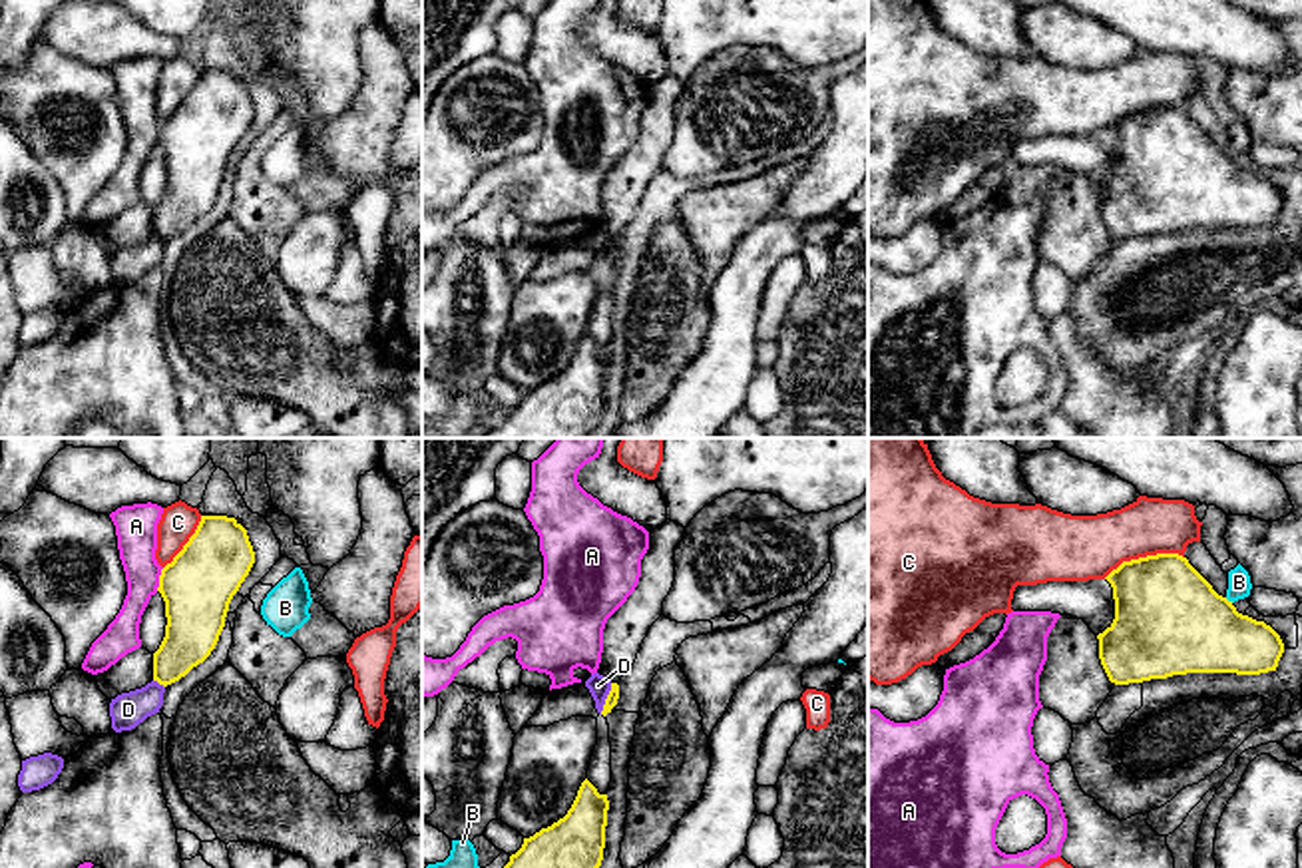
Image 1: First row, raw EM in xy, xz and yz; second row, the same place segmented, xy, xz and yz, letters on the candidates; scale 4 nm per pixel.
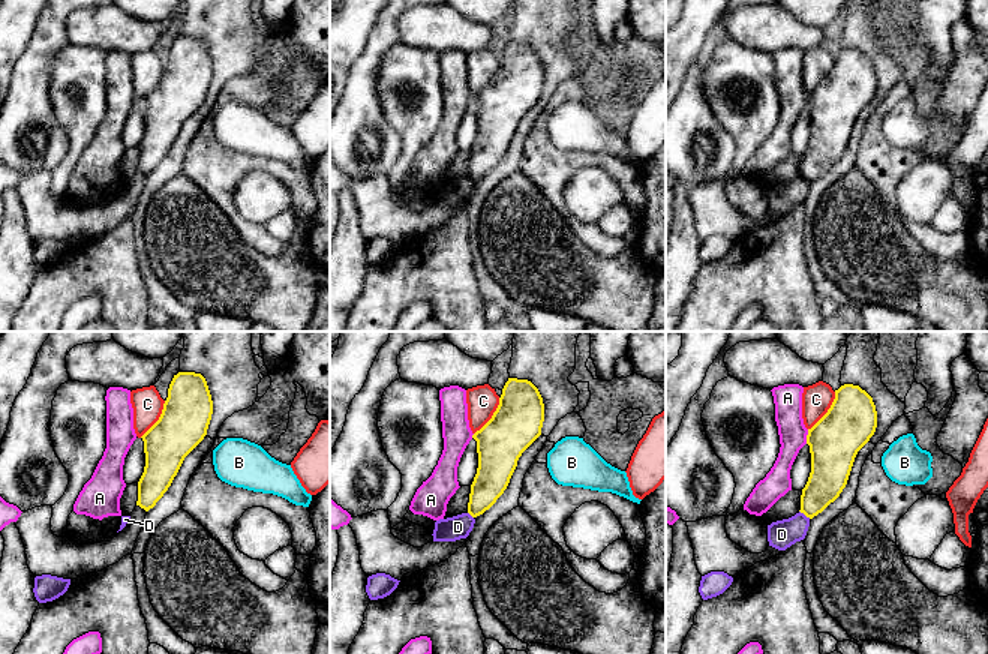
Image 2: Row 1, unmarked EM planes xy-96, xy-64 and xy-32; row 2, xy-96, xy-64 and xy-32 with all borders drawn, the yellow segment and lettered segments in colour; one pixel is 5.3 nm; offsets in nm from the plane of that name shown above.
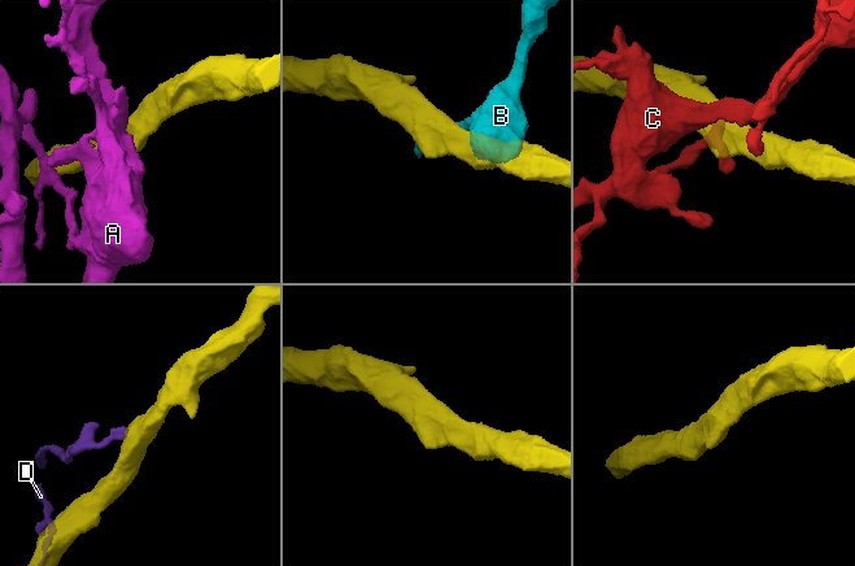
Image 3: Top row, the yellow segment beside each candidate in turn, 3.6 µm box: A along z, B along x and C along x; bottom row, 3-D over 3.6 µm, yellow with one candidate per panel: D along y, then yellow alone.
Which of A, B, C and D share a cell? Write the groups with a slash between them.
A / B / C / D

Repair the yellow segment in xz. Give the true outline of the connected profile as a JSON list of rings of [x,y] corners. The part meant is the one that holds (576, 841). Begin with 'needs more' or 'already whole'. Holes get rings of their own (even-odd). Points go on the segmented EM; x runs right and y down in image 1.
already whole; [[[585,778],[563,818],[524,838],[504,868],[599,868],[609,800]]]

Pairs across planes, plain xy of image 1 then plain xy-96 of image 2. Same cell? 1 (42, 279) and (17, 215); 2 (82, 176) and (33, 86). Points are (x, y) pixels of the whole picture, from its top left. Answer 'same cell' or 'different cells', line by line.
1: different cells
2: different cells

